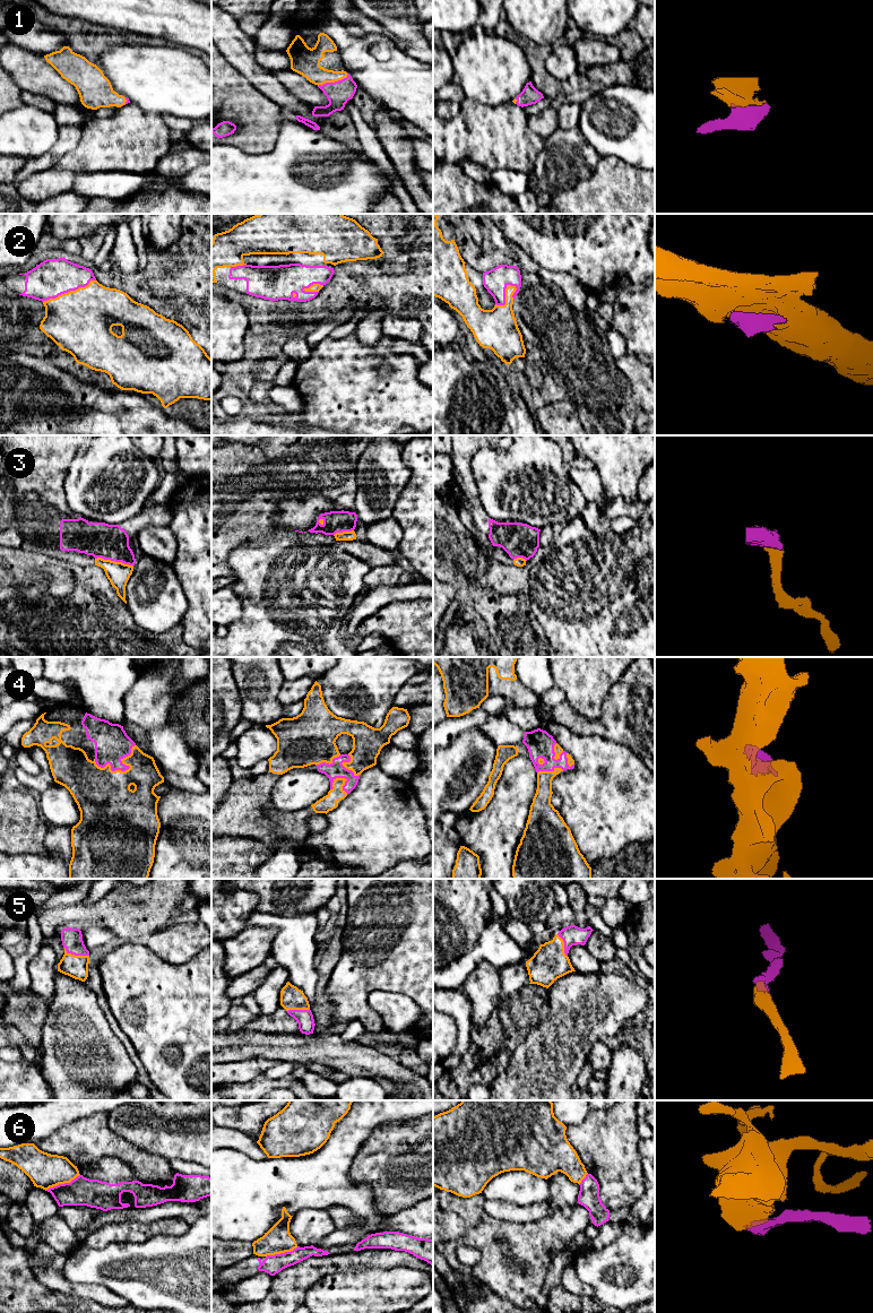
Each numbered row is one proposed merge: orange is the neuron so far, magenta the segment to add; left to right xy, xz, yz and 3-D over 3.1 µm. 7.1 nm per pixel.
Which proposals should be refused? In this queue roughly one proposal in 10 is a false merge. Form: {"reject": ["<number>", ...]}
{"reject": ["6"]}

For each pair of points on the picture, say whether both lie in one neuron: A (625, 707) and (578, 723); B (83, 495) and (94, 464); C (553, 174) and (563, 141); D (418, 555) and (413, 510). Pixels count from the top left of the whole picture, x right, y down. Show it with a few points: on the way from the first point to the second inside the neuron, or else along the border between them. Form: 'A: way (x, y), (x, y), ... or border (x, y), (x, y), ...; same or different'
A: way (614, 715), (605, 724), (589, 725); same
B: way (87, 487), (94, 477), (94, 472); same
C: way (559, 166), (563, 162), (563, 149); same
D: way (418, 544), (418, 521); same

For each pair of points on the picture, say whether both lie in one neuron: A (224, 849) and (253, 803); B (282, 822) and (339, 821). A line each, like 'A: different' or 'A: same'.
A: different
B: different

